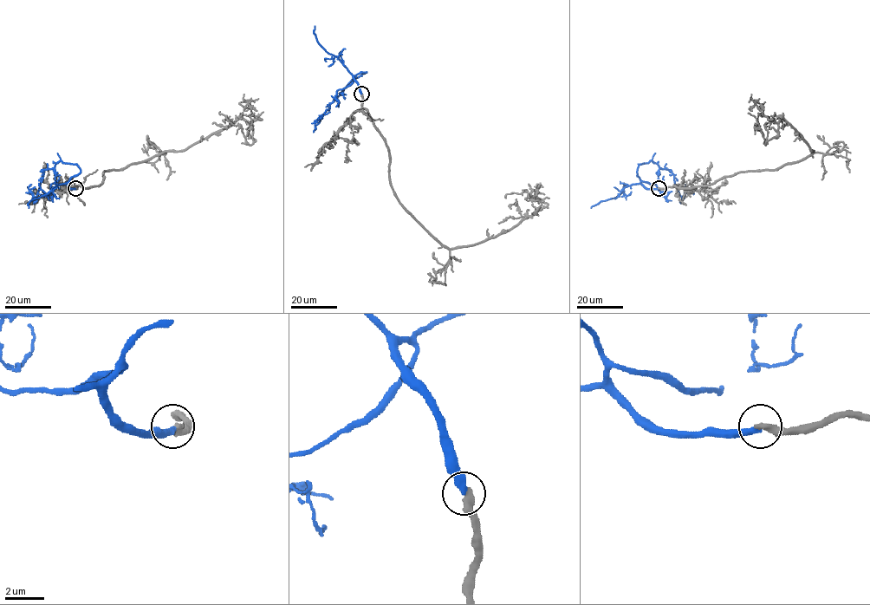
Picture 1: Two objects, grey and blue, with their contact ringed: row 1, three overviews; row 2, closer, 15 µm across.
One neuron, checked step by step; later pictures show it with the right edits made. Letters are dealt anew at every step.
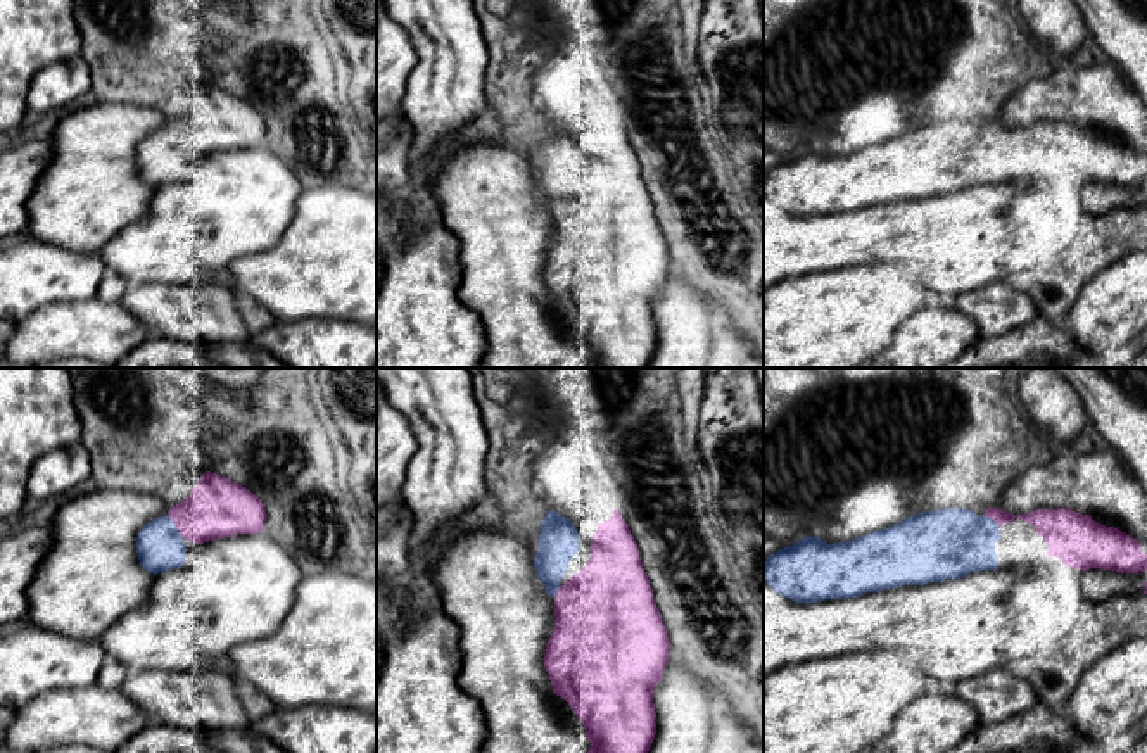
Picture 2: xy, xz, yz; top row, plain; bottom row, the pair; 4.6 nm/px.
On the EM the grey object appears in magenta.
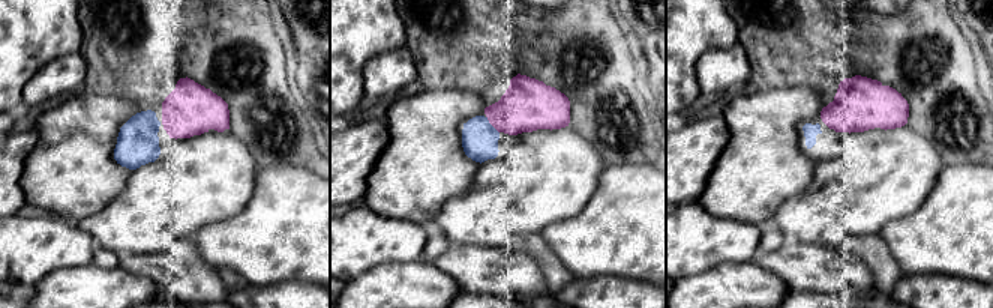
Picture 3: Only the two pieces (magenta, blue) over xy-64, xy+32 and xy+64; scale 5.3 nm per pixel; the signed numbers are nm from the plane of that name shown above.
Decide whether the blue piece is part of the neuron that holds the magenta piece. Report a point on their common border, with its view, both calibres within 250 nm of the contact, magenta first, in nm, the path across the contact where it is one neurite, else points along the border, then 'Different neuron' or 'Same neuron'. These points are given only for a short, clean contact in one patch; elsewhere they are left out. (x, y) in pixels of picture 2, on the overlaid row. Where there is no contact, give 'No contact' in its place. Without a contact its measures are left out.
Touches magenta at xy (175, 524). Thickness 280 nm (magenta) against 220 nm. Same neuron

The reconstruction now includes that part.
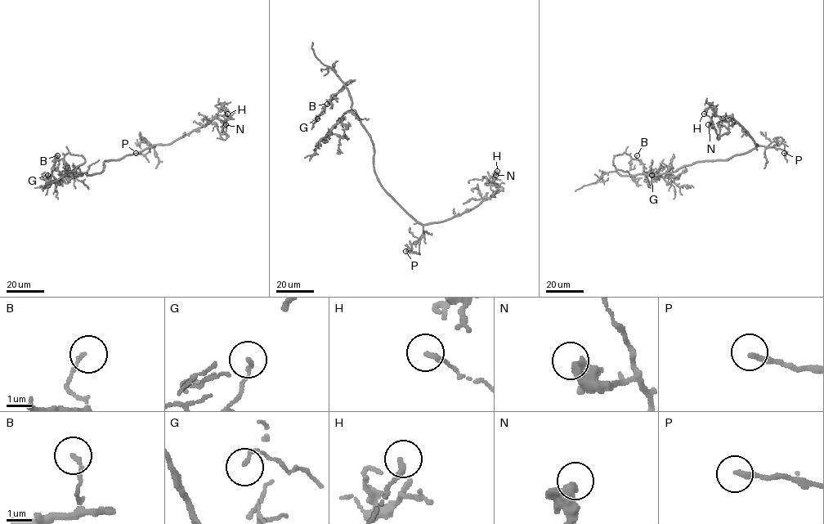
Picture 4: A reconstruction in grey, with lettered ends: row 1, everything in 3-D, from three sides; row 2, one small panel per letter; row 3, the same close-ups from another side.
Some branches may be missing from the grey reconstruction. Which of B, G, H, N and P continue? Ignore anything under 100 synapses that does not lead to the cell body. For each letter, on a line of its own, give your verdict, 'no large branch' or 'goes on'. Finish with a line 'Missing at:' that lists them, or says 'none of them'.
B: no large branch
G: no large branch
H: no large branch
N: no large branch
P: no large branch
Missing at: none of them

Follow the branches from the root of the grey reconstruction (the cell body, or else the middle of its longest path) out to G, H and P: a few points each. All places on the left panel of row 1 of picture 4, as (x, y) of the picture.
G: (109, 160), (100, 172), (77, 176), (85, 159), (67, 153), (47, 182), (47, 175)
H: (109, 160), (171, 144), (215, 118), (223, 123), (225, 140), (220, 132), (227, 114)
P: (109, 160), (120, 160), (153, 145), (145, 154), (136, 153)

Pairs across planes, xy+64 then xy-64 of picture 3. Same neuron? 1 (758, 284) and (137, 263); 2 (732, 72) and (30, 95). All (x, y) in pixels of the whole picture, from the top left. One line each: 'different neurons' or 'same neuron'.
1: same neuron
2: same neuron

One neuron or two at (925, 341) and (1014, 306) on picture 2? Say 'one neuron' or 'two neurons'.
one neuron

